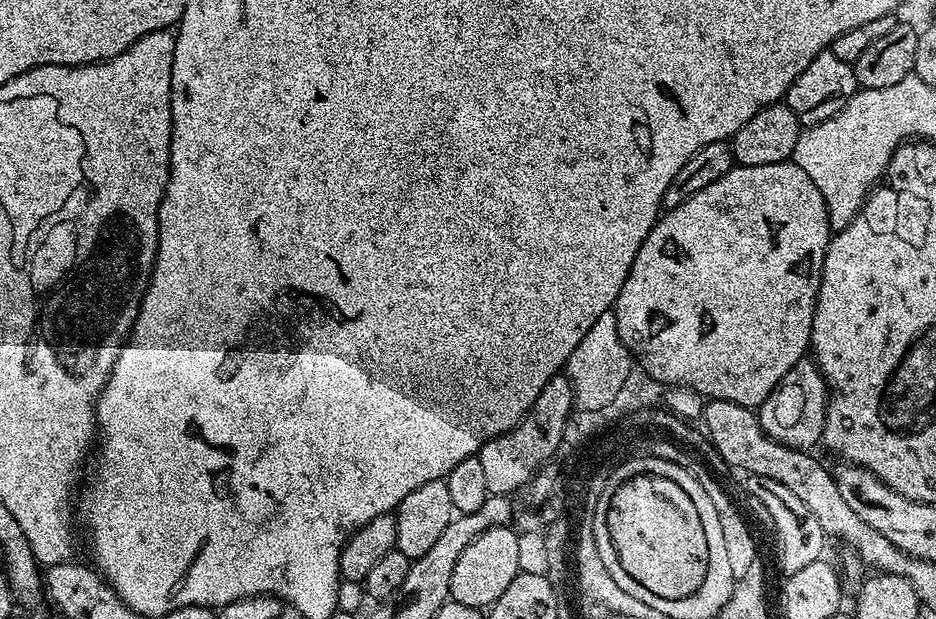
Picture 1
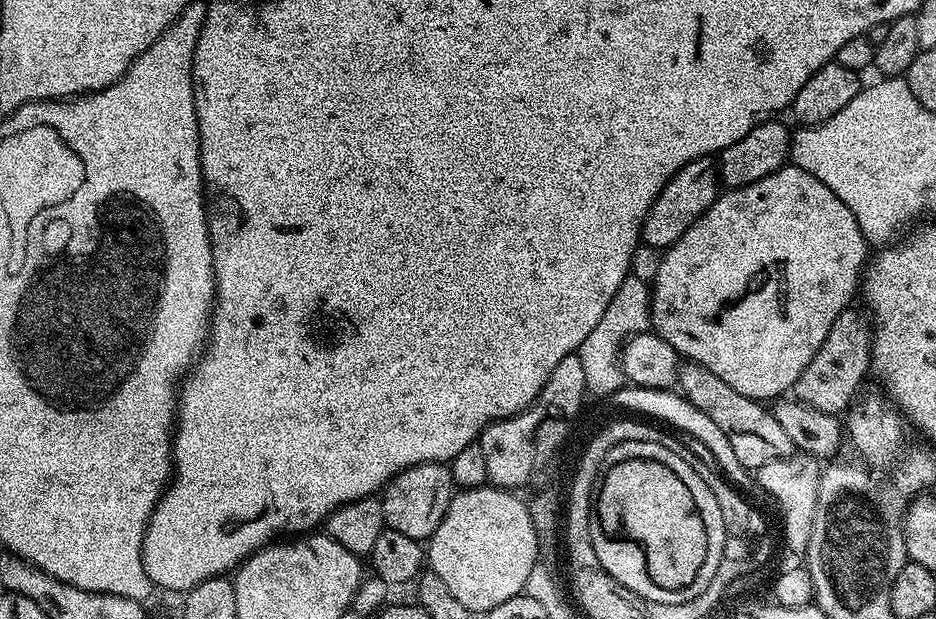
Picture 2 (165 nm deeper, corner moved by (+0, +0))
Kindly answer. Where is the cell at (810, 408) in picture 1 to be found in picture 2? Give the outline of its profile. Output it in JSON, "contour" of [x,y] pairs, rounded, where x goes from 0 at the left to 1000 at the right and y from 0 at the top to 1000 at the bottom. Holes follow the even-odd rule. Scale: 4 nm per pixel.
{"contour":[[[907,501],[891,514],[891,527],[887,527],[882,553],[878,553],[878,559],[874,559],[874,572],[865,578],[865,591],[861,591],[861,598],[853,604],[849,645],[888,672],[897,672],[910,658],[916,645],[915,632],[918,630],[923,606],[928,606],[932,585],[929,536],[925,528],[924,512],[920,511],[913,501]]]}

